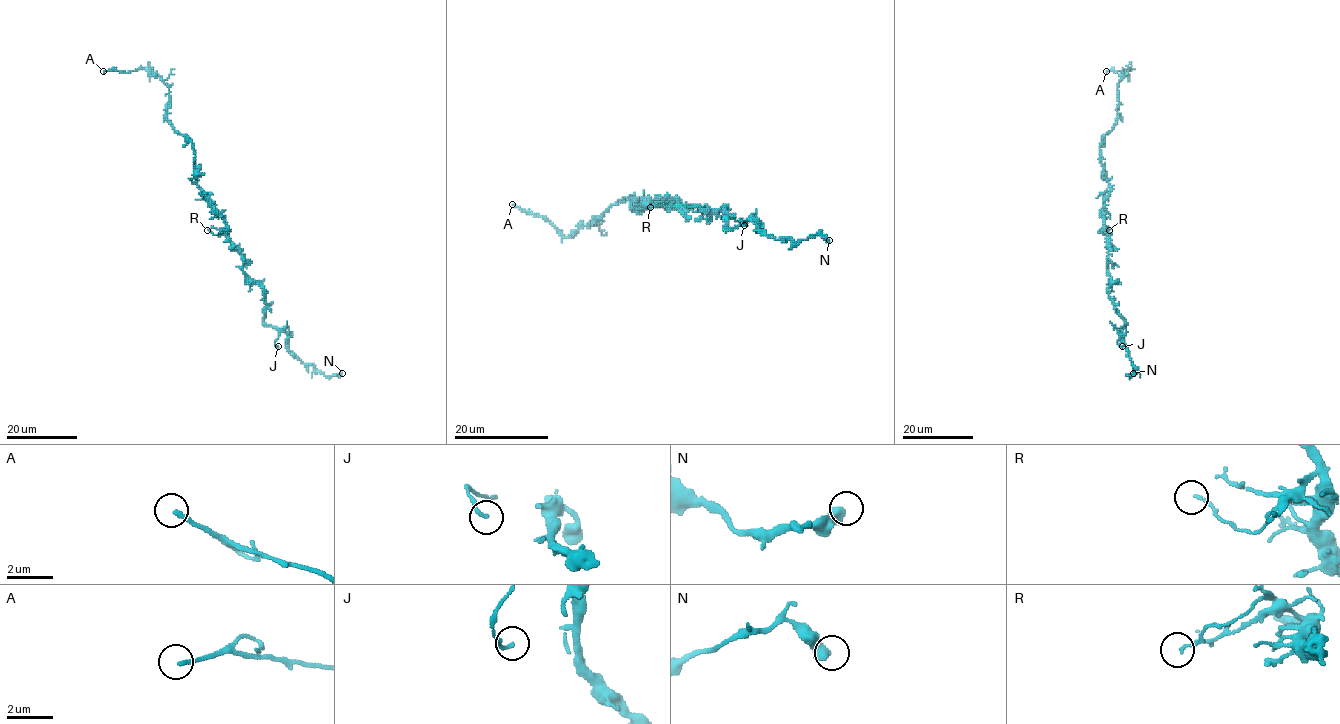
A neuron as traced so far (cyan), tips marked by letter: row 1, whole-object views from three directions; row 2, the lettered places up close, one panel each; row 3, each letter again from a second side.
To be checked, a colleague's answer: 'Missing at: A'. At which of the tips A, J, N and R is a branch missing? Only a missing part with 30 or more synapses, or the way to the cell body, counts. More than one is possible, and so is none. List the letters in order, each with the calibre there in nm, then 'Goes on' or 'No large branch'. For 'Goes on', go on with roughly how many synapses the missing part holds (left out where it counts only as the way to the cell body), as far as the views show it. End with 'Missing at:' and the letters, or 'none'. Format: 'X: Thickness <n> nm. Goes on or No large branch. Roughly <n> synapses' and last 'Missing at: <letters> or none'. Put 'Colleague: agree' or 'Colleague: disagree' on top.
Colleague: agree
A: Thickness 180 nm. Goes on
J: Thickness 140 nm. No large branch
N: Thickness 480 nm. No large branch
R: Thickness 80 nm. No large branch
Missing at: A

